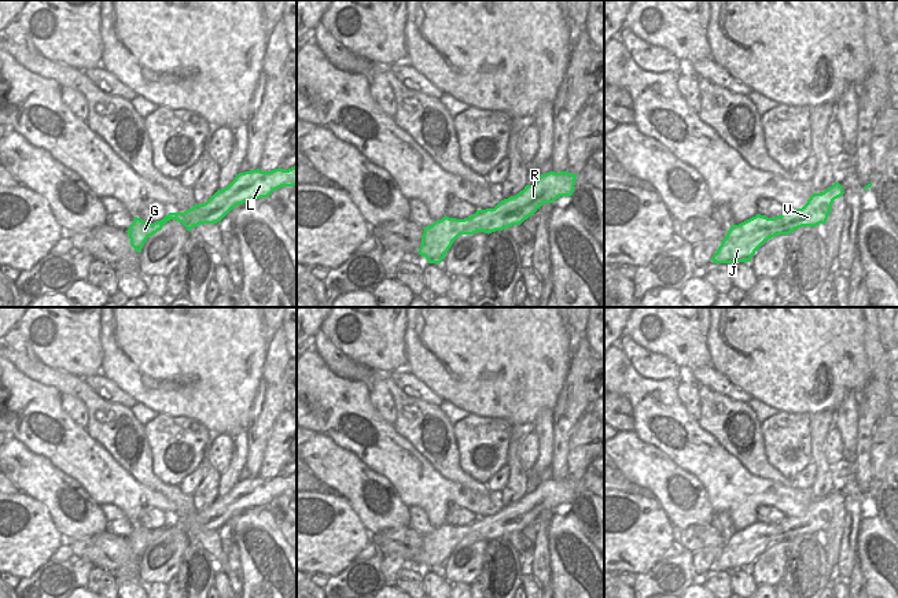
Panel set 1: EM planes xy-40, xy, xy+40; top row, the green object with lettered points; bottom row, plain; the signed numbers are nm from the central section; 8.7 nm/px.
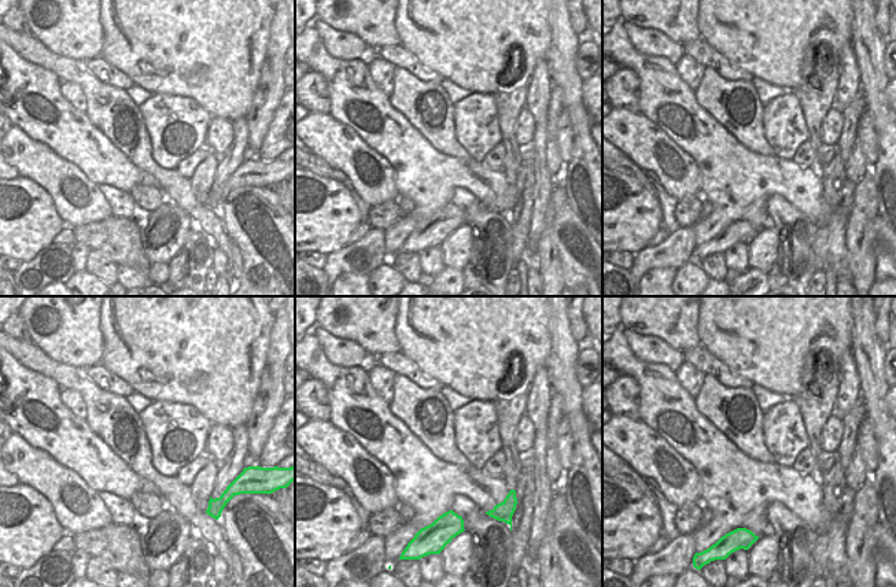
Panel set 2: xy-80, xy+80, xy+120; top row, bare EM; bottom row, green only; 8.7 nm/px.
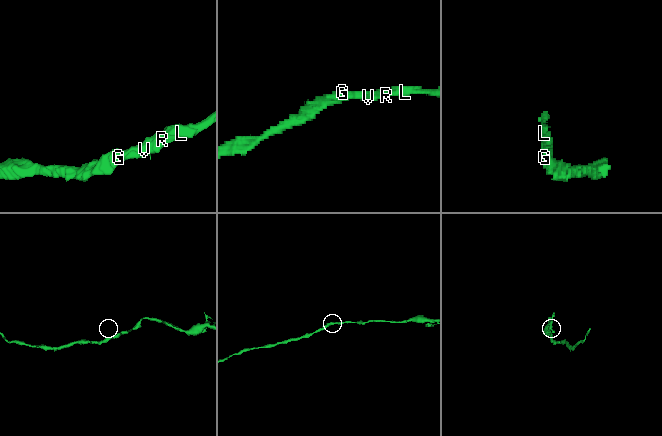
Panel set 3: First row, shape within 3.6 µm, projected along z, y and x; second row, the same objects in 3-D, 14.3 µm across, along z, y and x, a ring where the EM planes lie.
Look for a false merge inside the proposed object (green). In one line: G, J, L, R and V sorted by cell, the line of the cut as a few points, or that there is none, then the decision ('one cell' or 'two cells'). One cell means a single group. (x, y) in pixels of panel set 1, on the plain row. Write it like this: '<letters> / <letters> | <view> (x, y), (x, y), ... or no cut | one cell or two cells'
G J L R V | no cut | one cell

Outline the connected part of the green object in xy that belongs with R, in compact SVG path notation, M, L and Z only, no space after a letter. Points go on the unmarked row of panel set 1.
M567 477L549 479L541 481L533 492L526 492L516 503L501 507L494 516L476 517L474 523L464 527L445 523L433 532L423 535L419 561L428 571L441 571L460 542L474 542L476 539L489 542L512 532L520 532L544 510L553 510L560 503L571 503L577 483Z

